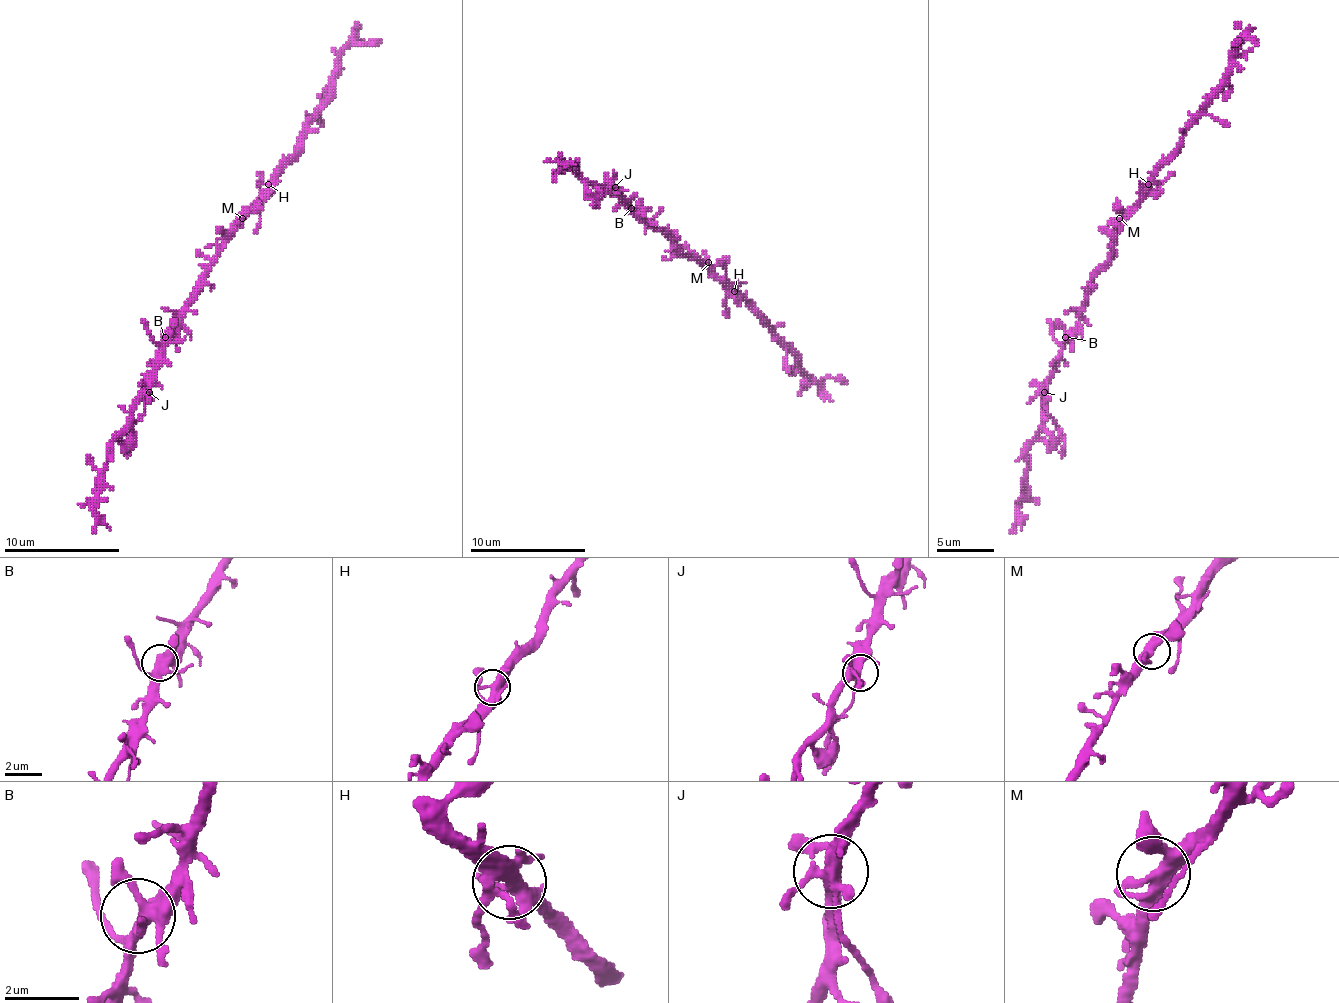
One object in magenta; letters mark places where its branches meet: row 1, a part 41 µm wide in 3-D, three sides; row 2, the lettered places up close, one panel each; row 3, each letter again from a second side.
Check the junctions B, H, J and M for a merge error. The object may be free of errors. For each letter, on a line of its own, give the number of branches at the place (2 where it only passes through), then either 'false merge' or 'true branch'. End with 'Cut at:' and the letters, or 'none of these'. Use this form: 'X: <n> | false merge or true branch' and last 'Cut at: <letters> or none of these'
B: 6 | true branch
H: 4 | true branch
J: 6 | false merge
M: 3 | true branch
Cut at: J

